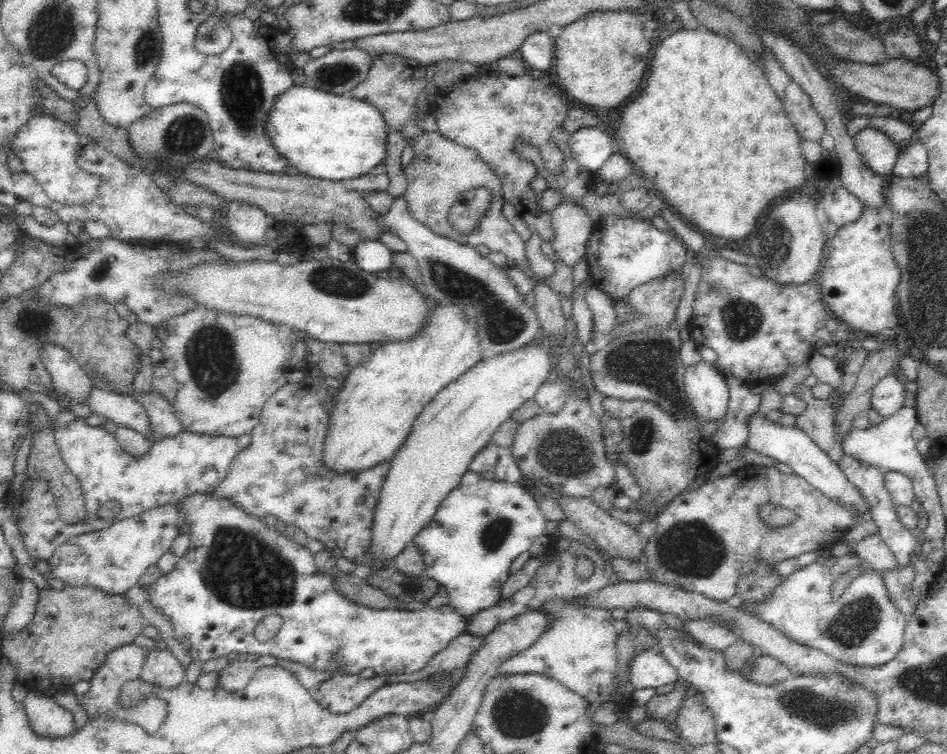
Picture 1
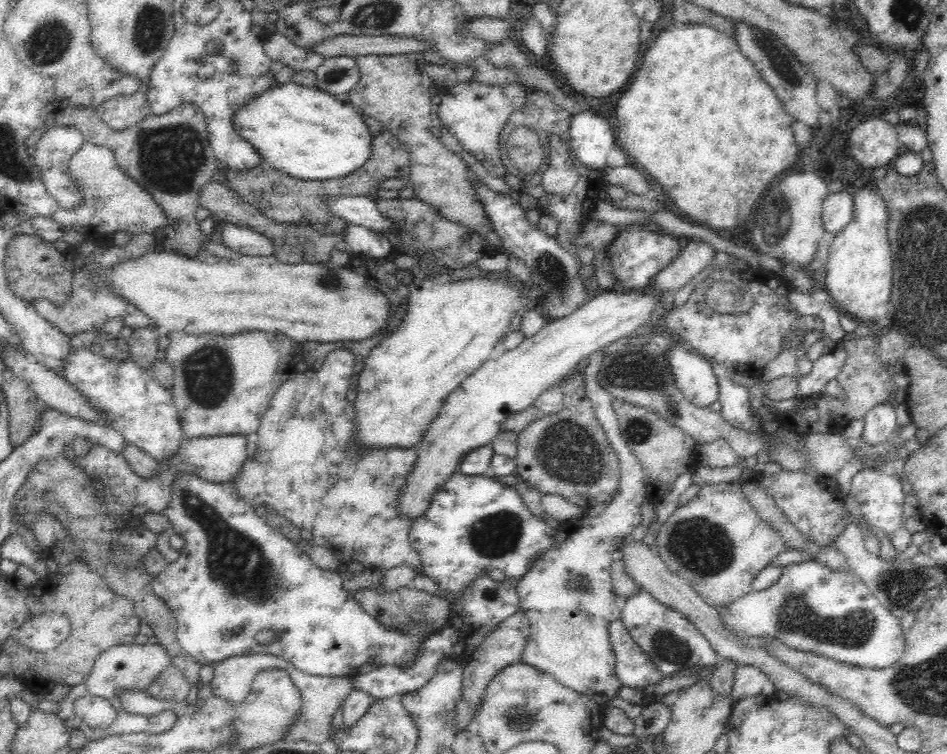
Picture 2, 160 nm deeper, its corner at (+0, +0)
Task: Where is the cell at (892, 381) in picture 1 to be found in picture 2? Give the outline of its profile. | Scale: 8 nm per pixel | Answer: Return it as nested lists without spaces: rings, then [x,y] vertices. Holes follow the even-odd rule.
[[[880,403],[874,405],[870,412],[862,419],[864,431],[860,438],[863,438],[867,446],[880,446],[884,444],[897,428],[897,417],[895,403]]]

